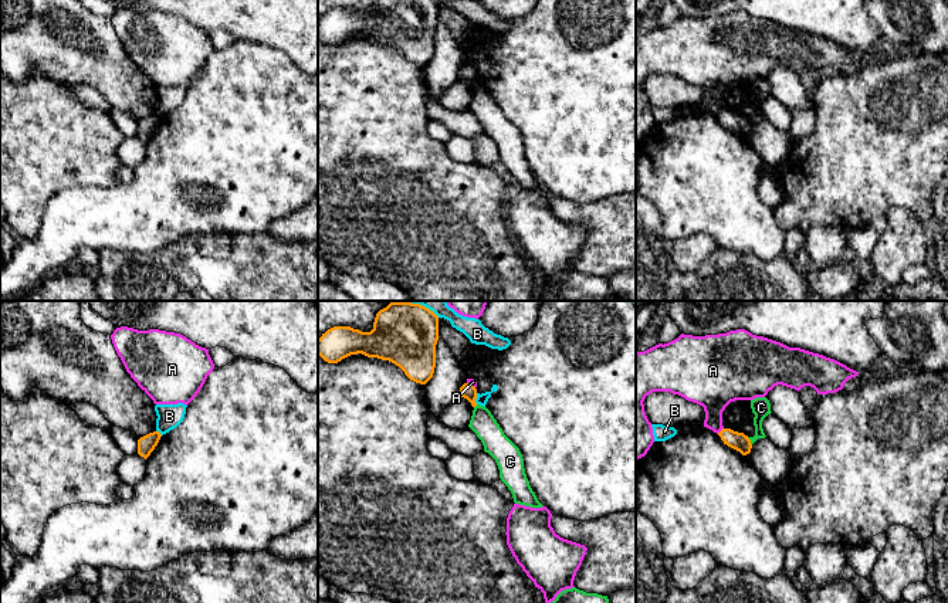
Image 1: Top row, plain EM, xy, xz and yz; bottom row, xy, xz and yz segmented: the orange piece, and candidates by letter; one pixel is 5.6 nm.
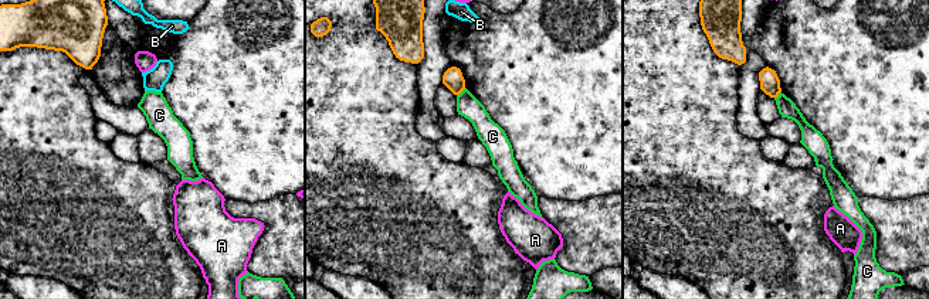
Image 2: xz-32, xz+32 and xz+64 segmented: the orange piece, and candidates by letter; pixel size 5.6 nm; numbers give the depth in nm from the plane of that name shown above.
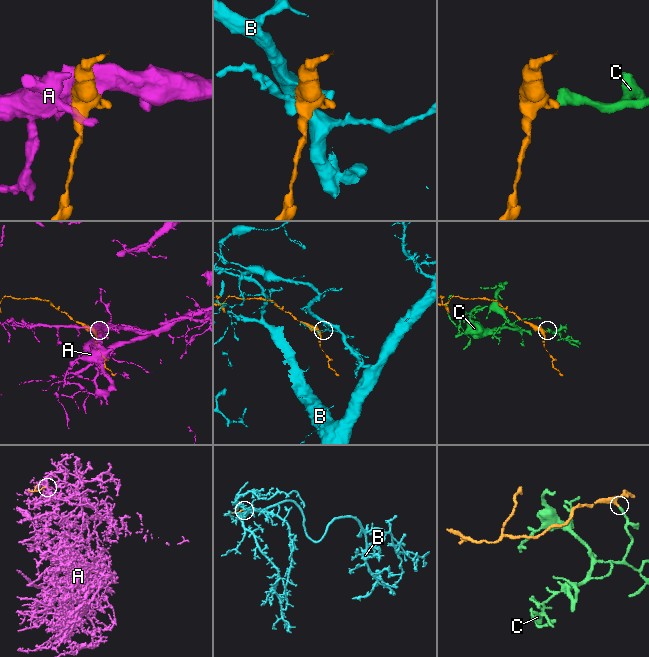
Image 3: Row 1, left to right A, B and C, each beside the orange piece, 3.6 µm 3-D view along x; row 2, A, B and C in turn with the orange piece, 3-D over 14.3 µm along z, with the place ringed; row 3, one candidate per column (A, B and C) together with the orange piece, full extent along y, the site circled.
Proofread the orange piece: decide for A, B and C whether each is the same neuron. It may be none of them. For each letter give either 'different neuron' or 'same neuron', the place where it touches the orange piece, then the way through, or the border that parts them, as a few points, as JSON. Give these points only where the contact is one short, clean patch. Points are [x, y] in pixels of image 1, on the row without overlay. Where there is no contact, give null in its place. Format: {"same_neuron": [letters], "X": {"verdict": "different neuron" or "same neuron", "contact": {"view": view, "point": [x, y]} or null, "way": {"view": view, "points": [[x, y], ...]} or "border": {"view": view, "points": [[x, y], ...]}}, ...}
{"same_neuron": [], "A": {"verdict": "different neuron", "contact": {"view": "yz", "point": [721, 112]}}, "B": {"verdict": "different neuron", "contact": {"view": "xz", "point": [476, 80]}}, "C": {"verdict": "different neuron", "contact": {"view": "yz", "point": [750, 124]}, "border": {"view": "yz", "points": [[747, 119], [751, 126]]}}}

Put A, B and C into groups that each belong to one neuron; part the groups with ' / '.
A / B / C

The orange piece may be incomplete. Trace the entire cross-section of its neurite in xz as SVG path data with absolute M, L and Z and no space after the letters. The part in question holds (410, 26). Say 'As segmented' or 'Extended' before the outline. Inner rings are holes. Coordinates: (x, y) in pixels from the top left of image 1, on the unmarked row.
As segmented. M375 0L370 14L362 14L351 9L328 11L318 21L318 37L328 45L338 45L358 35L389 43L399 48L410 62L426 67L434 55L437 23L439 0Z

